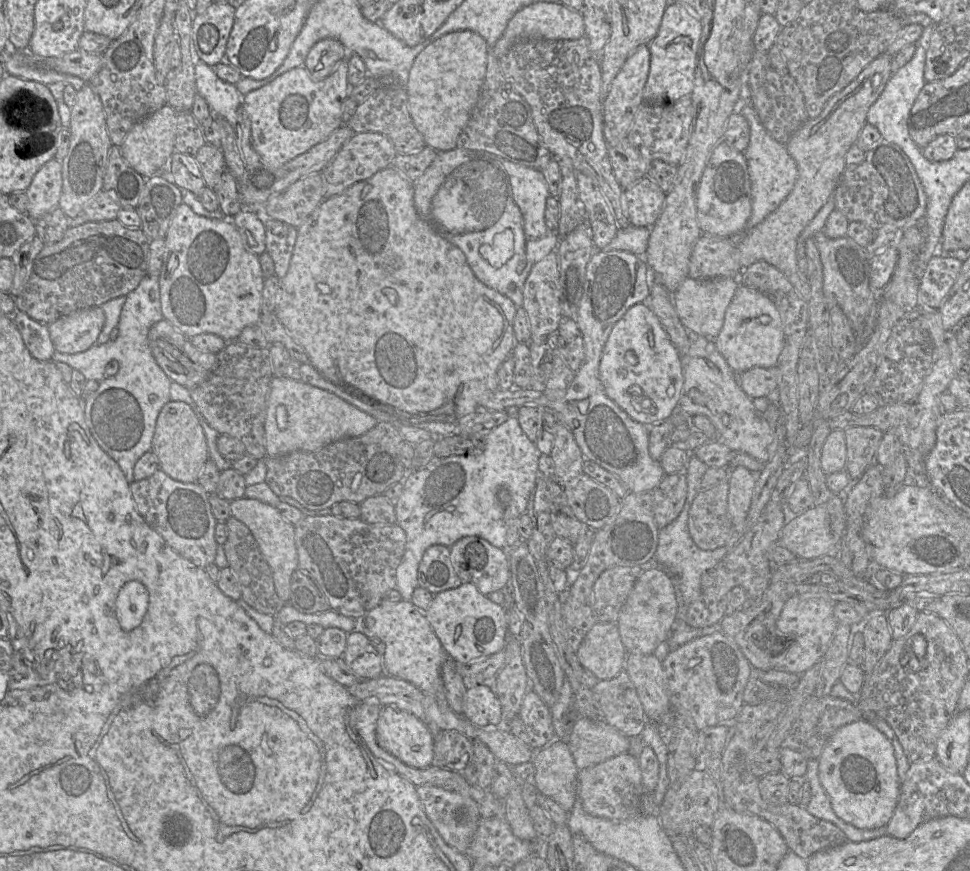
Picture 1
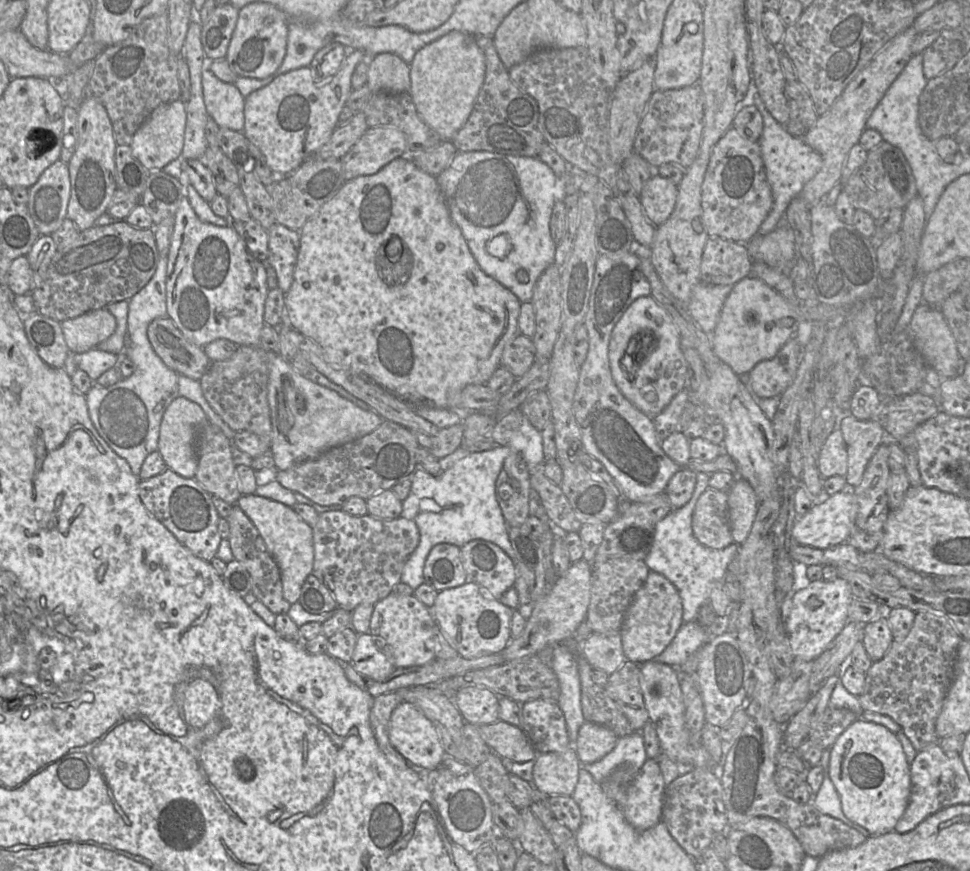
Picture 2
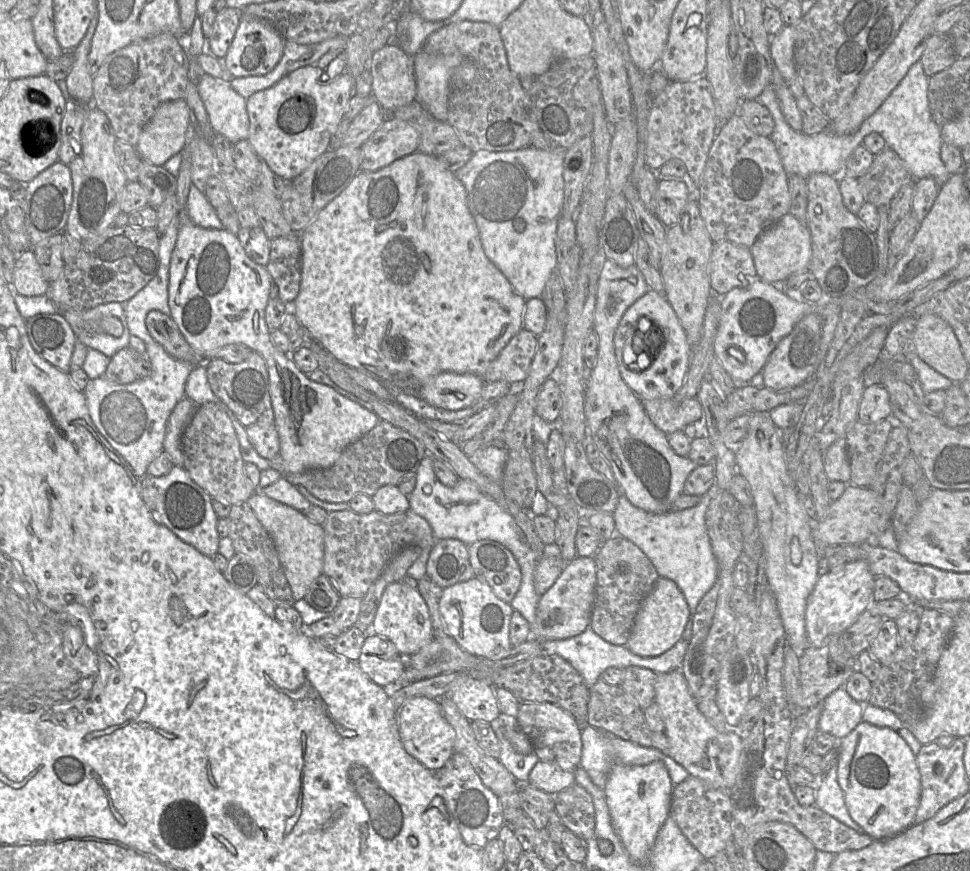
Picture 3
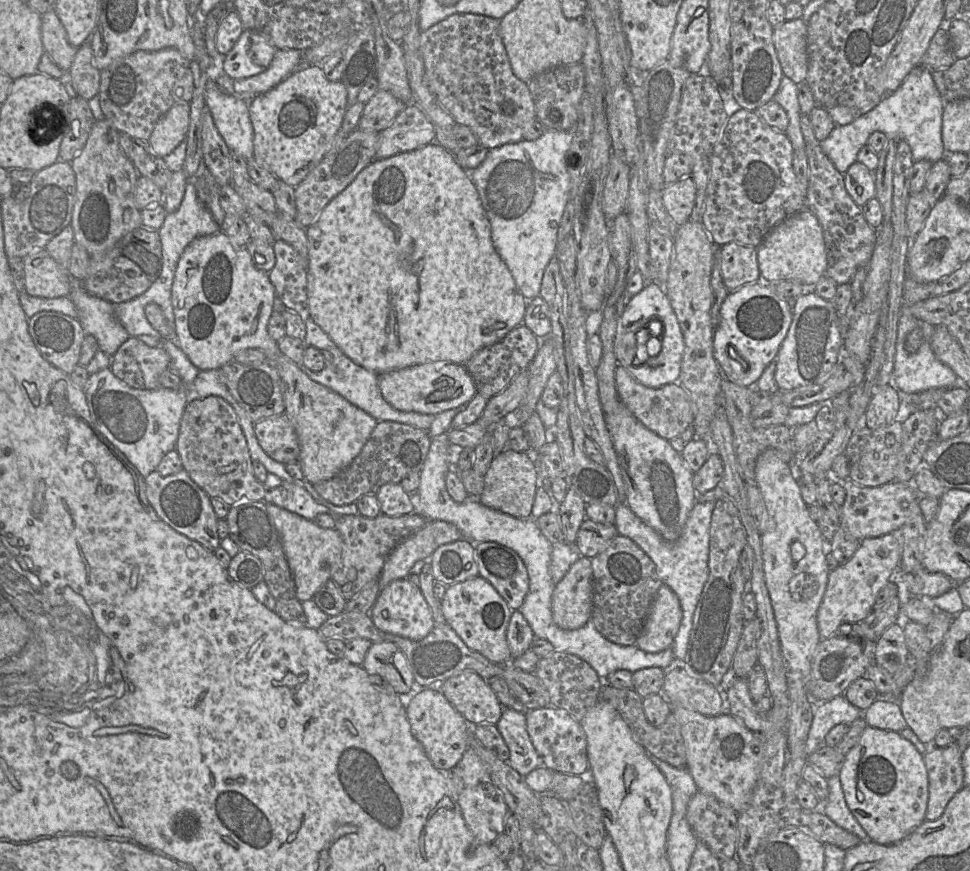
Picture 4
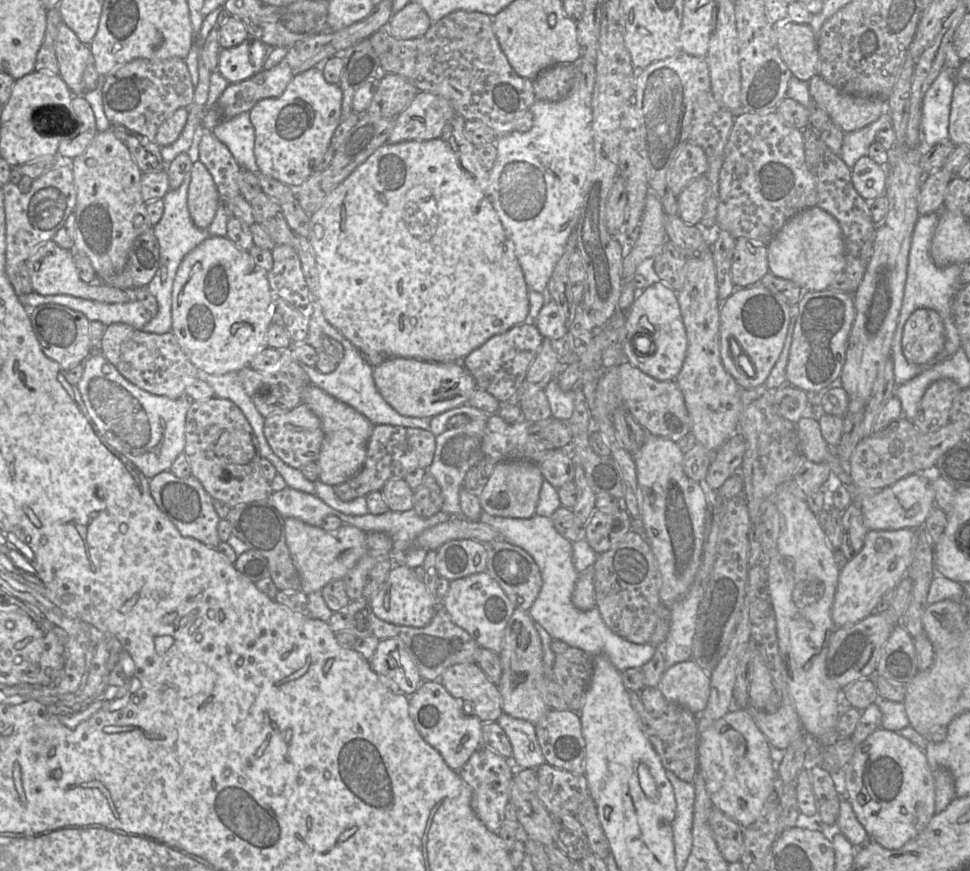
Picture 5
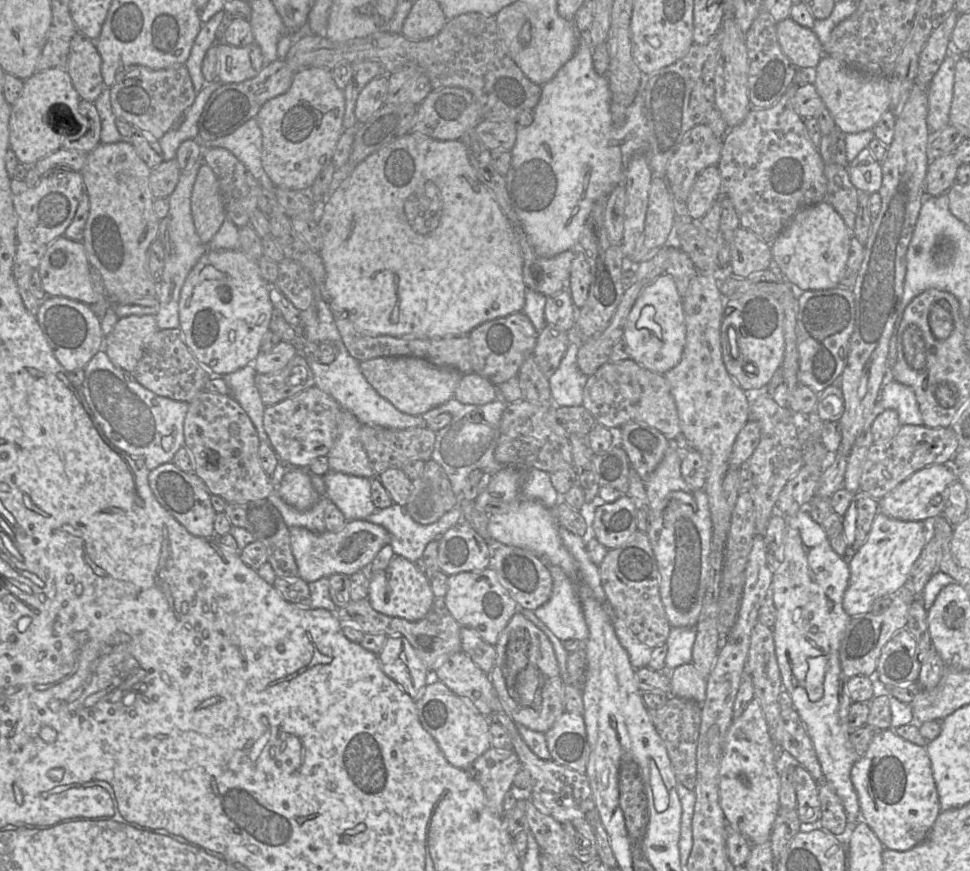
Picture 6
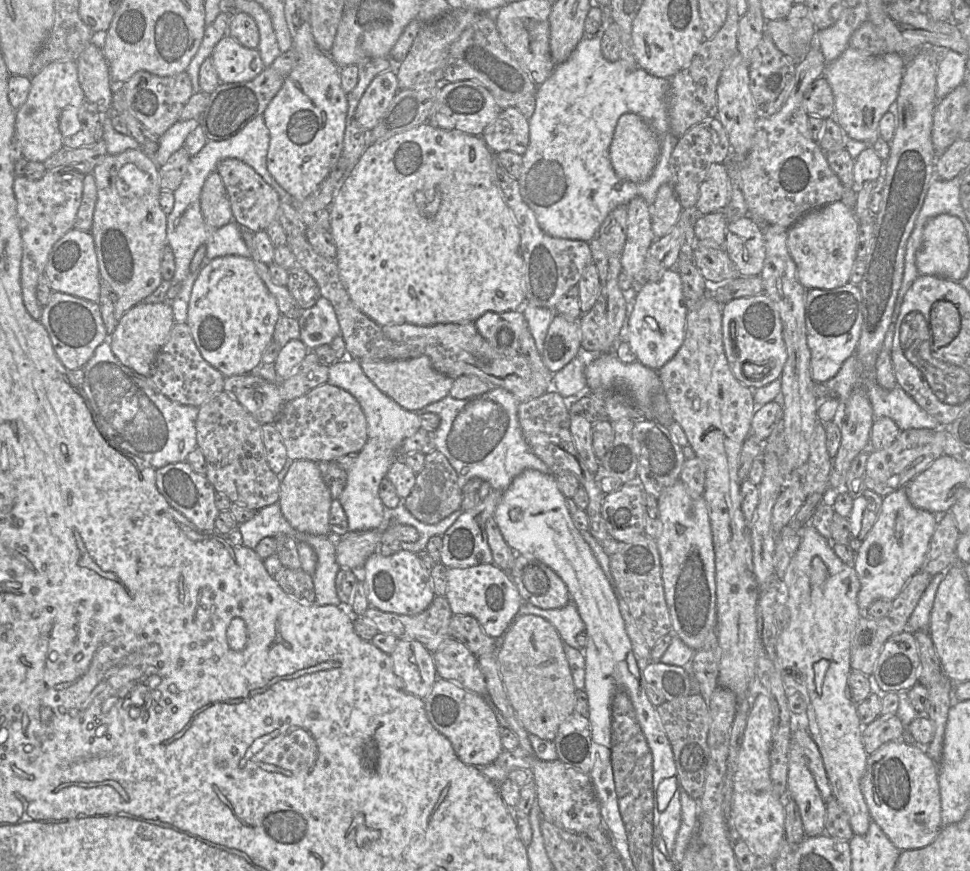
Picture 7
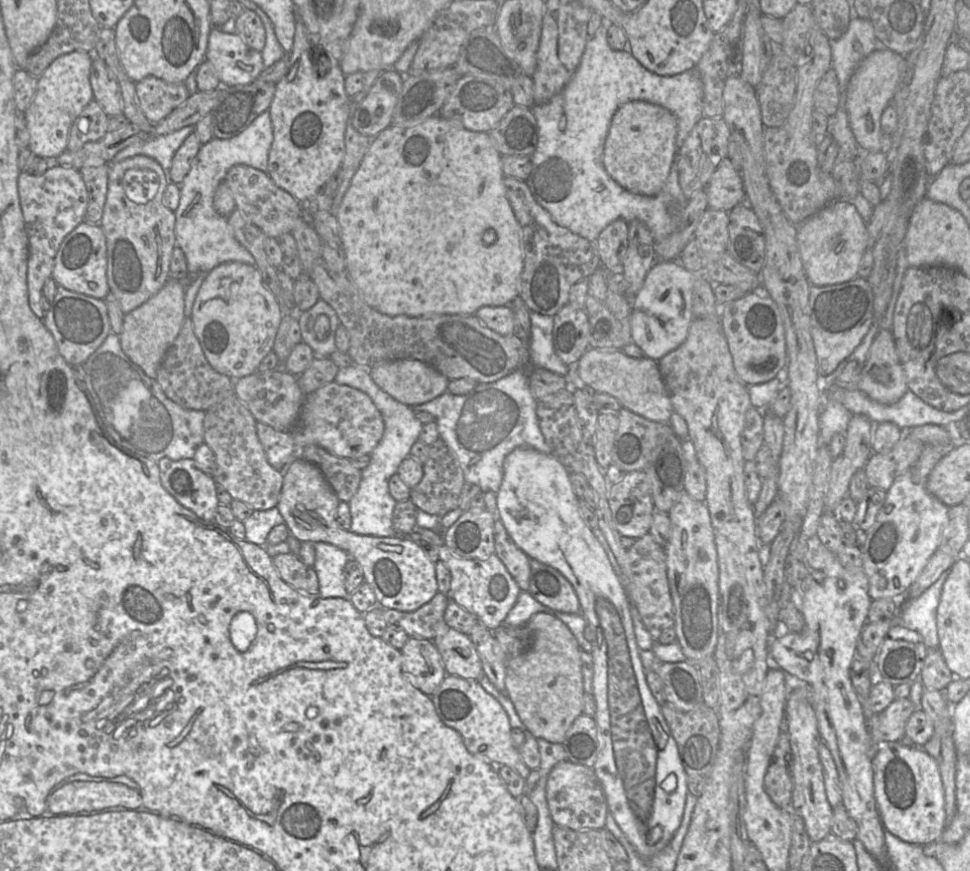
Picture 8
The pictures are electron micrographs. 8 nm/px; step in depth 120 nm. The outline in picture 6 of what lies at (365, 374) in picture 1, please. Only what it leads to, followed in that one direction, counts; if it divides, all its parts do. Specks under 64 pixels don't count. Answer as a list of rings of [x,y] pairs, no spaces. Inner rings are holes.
[[[409,132],[386,144],[360,162],[341,184],[319,204],[318,227],[322,235],[319,254],[326,269],[325,288],[328,305],[334,314],[347,318],[354,328],[367,336],[390,335],[403,338],[443,338],[469,333],[484,322],[522,312],[526,285],[523,256],[512,224],[490,190],[479,180],[461,140],[440,141]]]

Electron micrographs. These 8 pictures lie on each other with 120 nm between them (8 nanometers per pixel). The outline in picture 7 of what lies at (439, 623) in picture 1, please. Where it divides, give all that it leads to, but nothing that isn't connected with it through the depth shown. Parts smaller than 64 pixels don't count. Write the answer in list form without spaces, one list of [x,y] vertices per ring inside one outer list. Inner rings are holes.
[[[493,562],[467,568],[448,569],[445,597],[453,614],[473,616],[484,632],[492,638],[503,637],[524,603],[508,572]]]

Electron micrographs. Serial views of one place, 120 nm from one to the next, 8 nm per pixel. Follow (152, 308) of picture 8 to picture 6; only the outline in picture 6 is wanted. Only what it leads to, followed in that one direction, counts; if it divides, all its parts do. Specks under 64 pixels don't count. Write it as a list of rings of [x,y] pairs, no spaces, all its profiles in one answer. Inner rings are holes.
[[[131,315],[119,318],[104,339],[103,350],[118,368],[133,372],[149,338],[158,331],[155,315]]]

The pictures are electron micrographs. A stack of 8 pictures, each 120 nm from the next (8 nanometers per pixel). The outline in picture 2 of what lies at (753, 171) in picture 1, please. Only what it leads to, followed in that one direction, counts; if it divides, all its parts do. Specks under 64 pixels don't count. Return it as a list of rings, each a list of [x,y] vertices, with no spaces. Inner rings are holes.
[[[759,96],[755,97],[752,105],[758,108],[764,122],[763,132],[758,143],[773,197],[772,208],[757,234],[757,236],[763,236],[774,230],[781,220],[785,220],[784,215],[789,203],[794,197],[800,195],[805,184],[818,173],[822,167],[823,160],[821,155],[806,144],[803,138],[790,135],[784,126],[778,123],[766,110]]]

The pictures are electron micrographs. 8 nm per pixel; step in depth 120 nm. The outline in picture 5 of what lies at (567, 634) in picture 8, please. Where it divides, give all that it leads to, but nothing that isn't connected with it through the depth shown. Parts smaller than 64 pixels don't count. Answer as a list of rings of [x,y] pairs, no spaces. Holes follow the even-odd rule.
[[[515,609],[507,622],[502,650],[499,653],[502,666],[498,689],[502,700],[502,711],[514,718],[536,724],[548,712],[543,695],[543,650],[541,638],[534,626],[534,620],[524,610]]]

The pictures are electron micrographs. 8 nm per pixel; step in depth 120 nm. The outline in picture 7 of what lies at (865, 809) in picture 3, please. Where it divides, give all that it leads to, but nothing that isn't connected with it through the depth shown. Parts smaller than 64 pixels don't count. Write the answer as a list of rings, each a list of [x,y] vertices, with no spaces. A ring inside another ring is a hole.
[[[893,740],[883,744],[868,756],[861,790],[867,803],[872,821],[875,821],[890,841],[900,850],[926,847],[934,842],[943,828],[939,770],[937,763],[913,742]]]

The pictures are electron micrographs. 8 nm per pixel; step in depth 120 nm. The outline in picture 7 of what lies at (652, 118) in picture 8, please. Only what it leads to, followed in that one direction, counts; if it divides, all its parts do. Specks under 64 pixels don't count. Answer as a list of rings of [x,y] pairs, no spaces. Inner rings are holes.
[[[625,113],[619,117],[609,148],[609,157],[611,165],[620,179],[633,183],[646,181],[656,165],[659,153],[659,137],[640,116]]]

